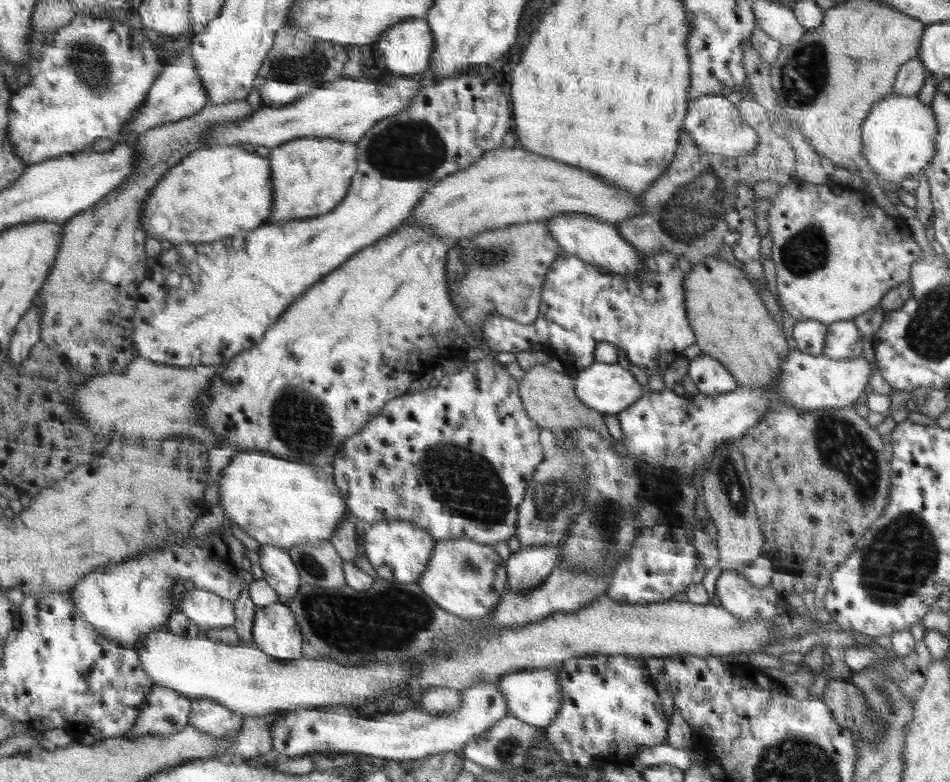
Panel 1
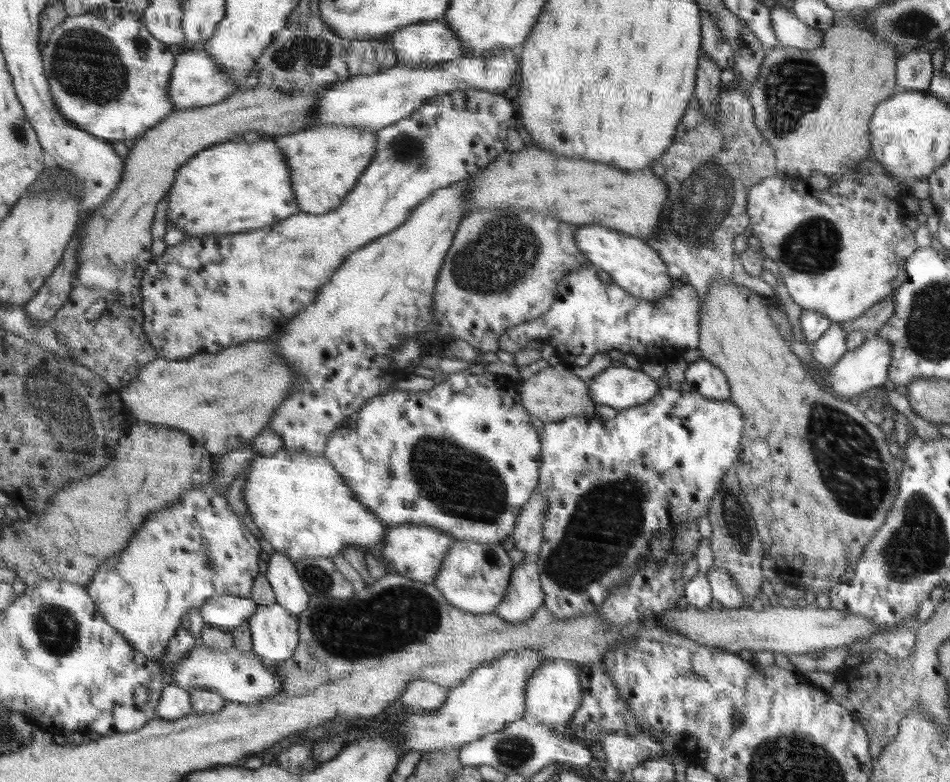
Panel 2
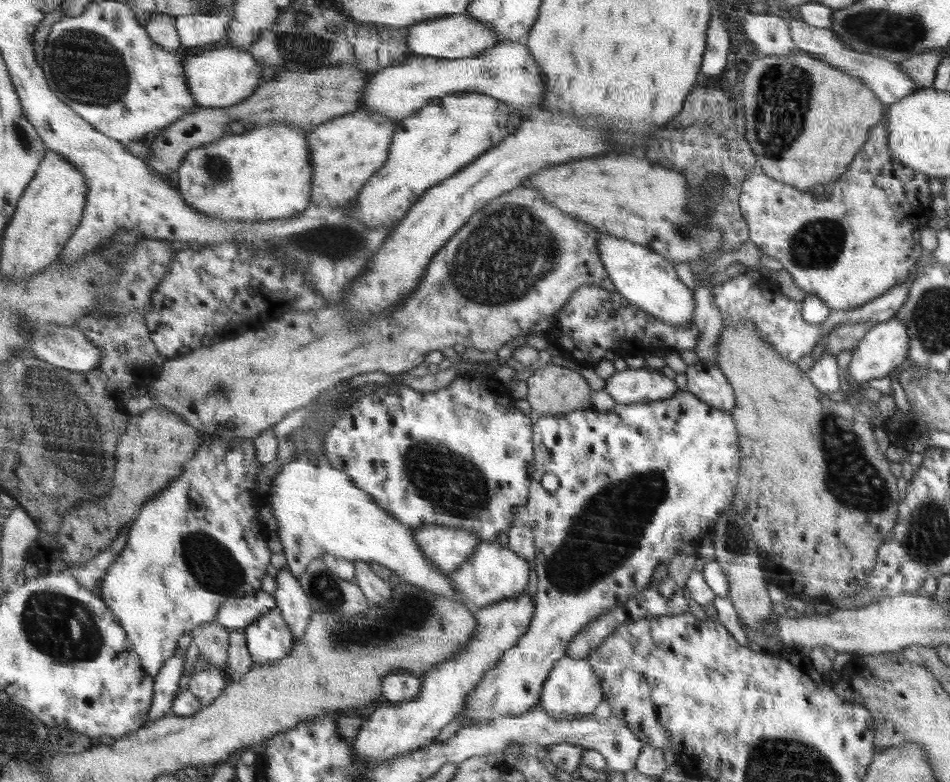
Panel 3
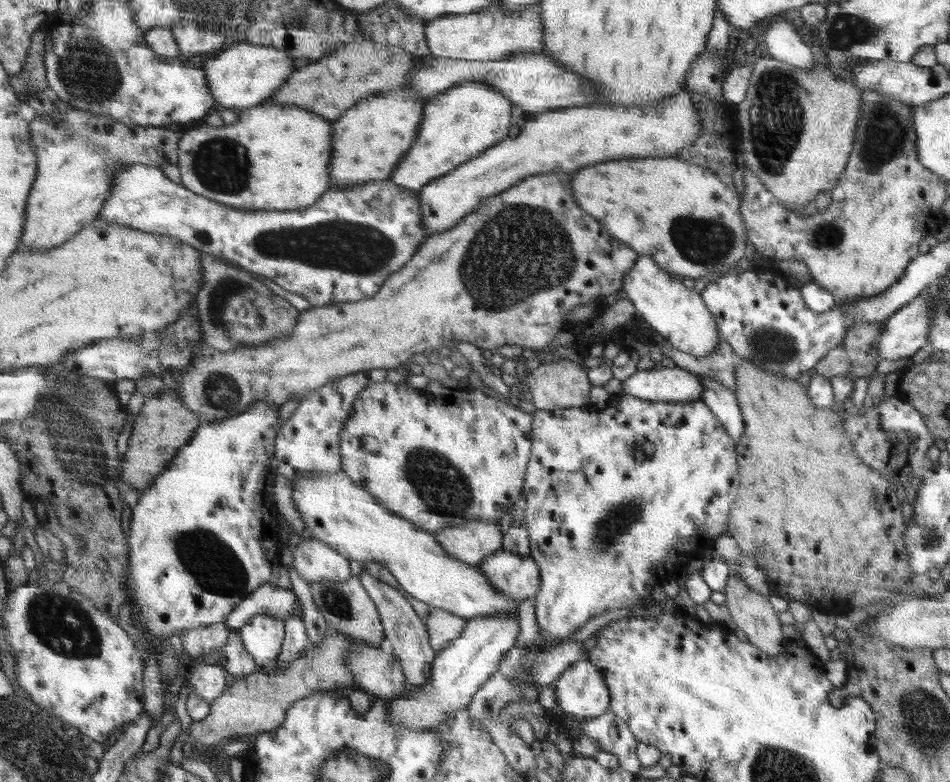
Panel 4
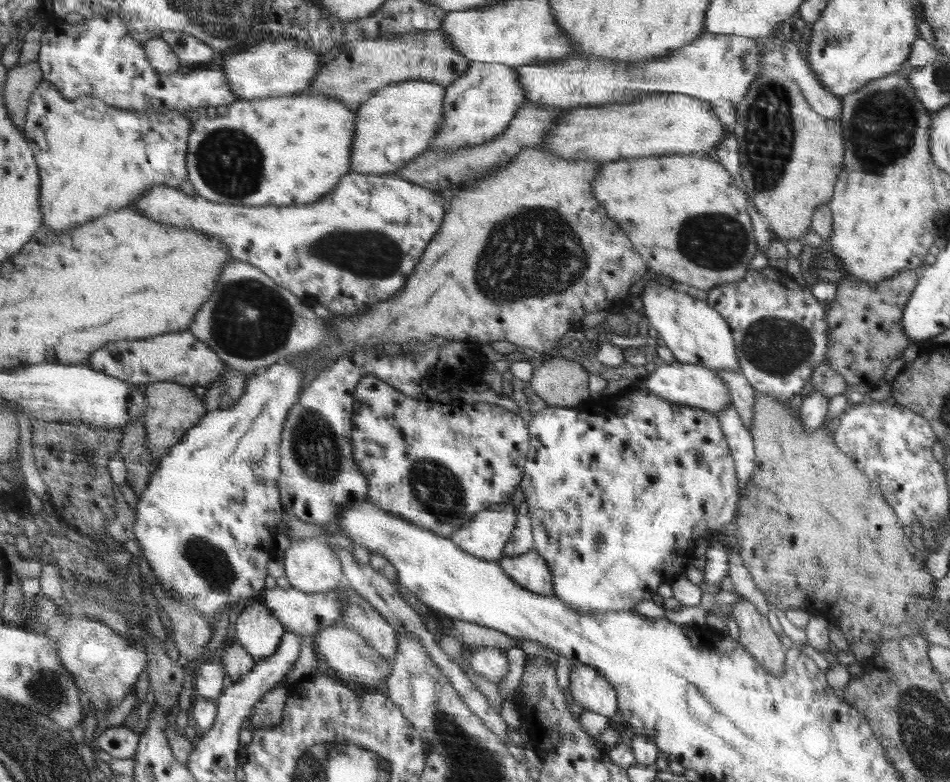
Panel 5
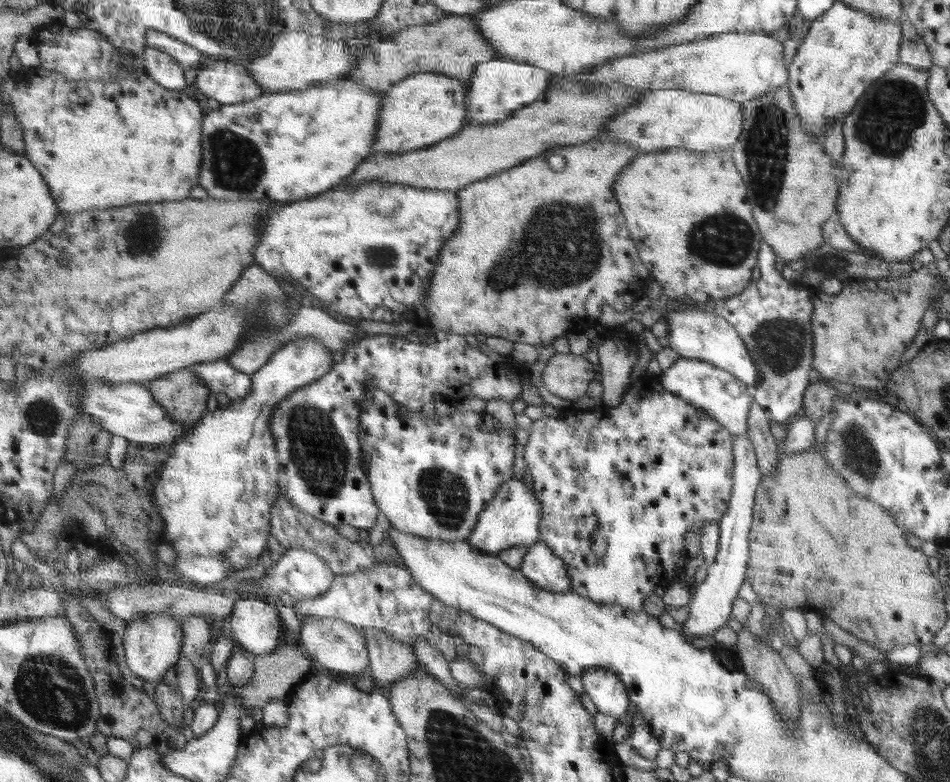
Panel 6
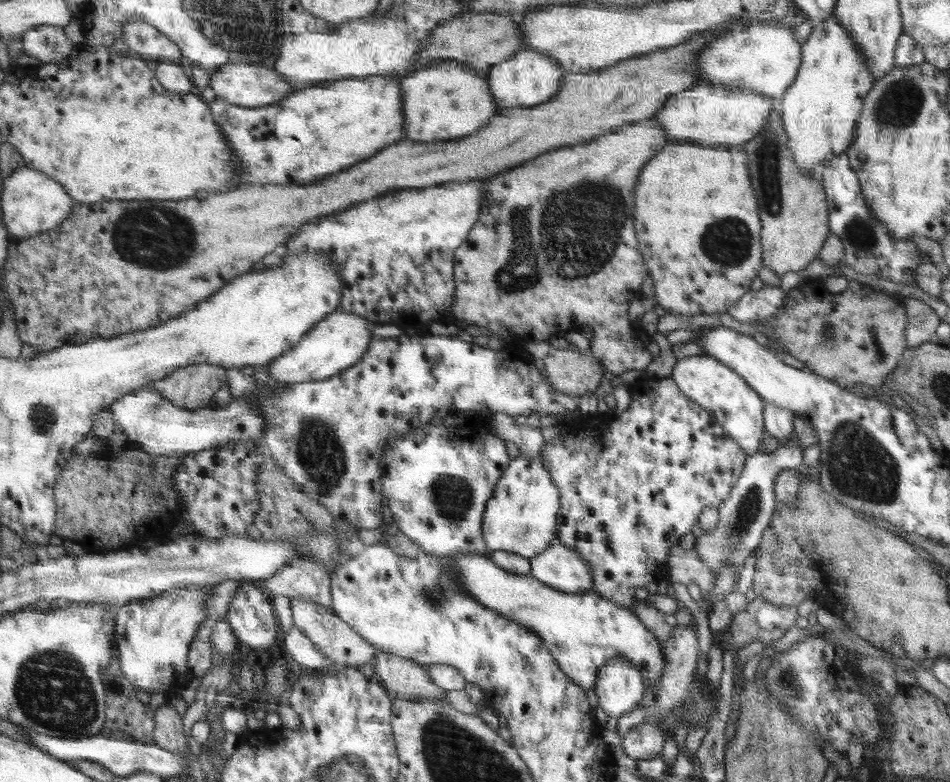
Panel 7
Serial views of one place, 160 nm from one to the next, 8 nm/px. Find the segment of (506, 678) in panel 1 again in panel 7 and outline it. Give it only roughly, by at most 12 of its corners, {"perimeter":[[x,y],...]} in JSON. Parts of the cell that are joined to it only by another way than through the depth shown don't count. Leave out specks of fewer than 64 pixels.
{"perimeter":[[624,656],[593,686],[600,708],[619,719],[638,706],[645,678]]}

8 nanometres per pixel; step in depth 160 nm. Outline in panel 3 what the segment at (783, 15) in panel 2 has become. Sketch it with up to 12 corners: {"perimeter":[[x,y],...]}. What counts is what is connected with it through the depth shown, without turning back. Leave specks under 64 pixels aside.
{"perimeter":[[801,18],[792,42],[839,71],[861,78],[885,106],[920,86],[898,63],[860,53]]}

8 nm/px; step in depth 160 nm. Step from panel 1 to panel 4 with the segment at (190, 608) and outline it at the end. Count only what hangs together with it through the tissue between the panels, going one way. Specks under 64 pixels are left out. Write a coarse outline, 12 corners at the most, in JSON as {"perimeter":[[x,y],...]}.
{"perimeter":[[266,583],[225,618],[242,629],[258,614],[303,614],[293,590]]}

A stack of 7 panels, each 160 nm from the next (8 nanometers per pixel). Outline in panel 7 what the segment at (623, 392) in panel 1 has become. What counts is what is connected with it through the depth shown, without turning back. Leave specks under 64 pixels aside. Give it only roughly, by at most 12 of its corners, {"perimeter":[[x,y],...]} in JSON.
{"perimeter":[[702,354],[670,377],[747,456],[760,451],[765,402],[737,371]]}

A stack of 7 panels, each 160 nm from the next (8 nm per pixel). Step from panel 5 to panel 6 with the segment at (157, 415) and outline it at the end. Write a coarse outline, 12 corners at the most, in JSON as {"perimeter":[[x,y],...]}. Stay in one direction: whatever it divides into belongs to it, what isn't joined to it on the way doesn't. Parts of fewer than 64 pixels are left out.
{"perimeter":[[189,368],[146,385],[180,426],[194,426],[210,387]]}

